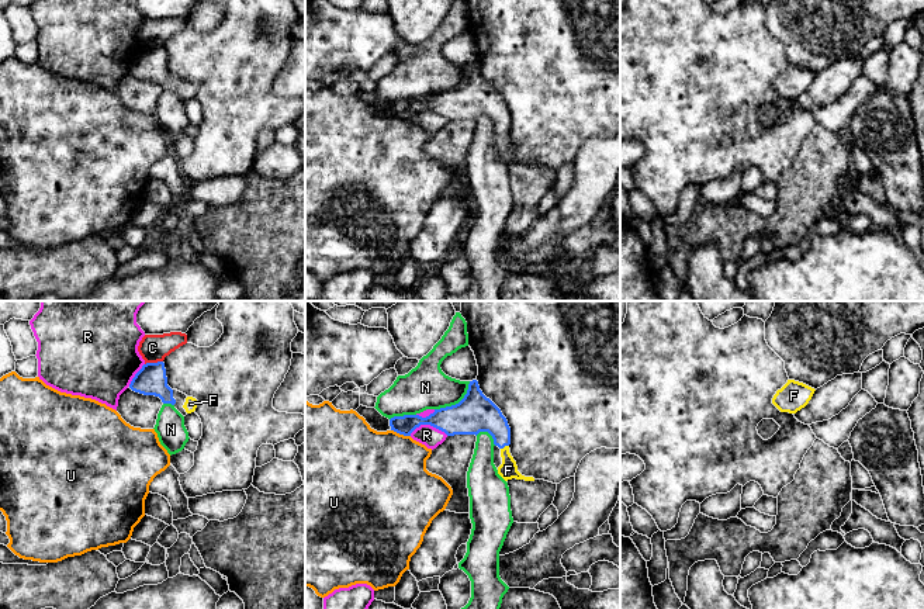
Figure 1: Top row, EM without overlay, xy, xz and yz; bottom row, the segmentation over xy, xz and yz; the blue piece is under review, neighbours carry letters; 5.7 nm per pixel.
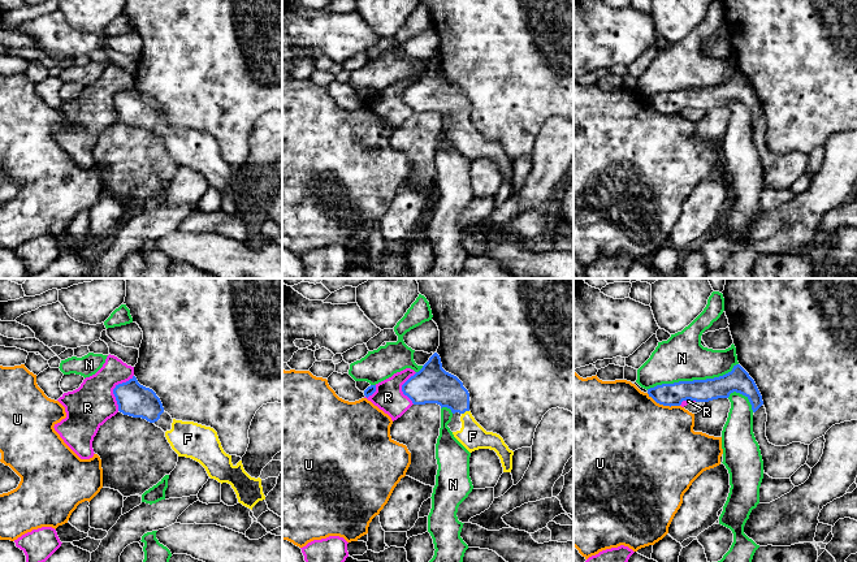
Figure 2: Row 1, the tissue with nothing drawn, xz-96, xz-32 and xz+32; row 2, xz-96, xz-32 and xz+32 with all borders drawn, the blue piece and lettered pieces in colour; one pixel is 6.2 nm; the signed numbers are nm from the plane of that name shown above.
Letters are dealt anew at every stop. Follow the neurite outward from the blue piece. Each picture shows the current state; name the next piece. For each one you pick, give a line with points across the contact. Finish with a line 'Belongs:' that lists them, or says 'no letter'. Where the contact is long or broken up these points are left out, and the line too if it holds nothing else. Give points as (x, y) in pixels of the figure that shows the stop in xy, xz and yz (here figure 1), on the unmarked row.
F: Path across: xz (476, 97), (501, 121), (504, 131), (508, 155)
Belongs: F

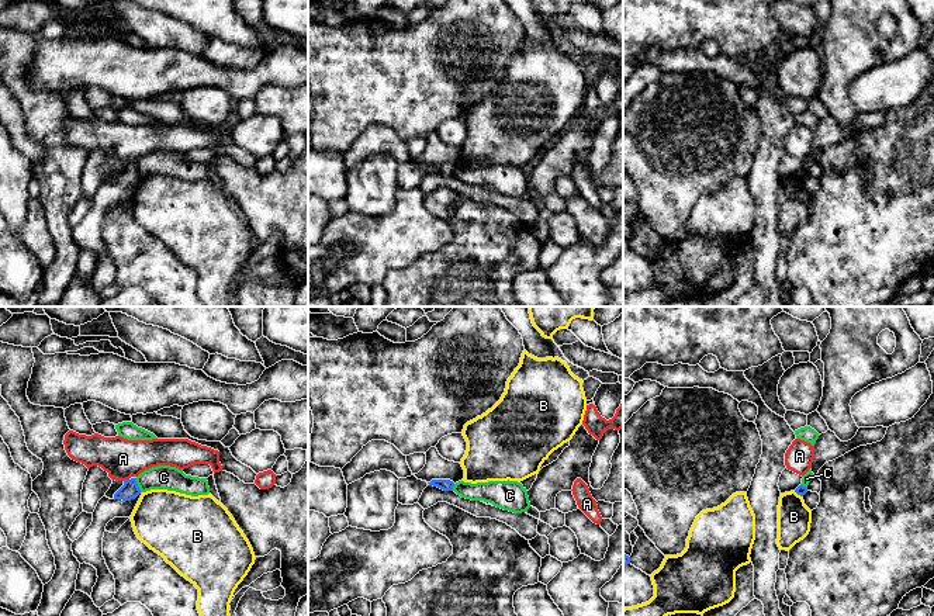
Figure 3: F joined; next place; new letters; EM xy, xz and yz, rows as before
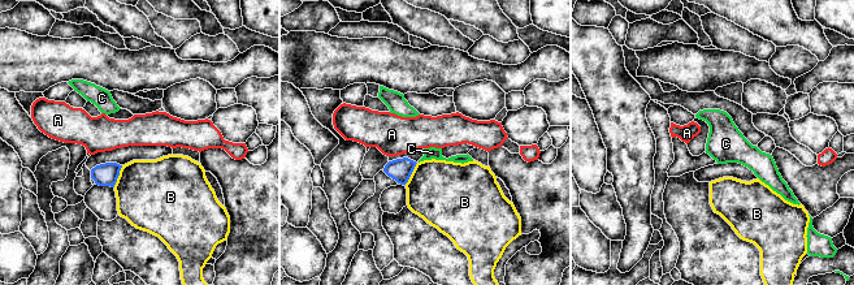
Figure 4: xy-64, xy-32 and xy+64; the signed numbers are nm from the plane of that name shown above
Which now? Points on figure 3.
Belongs: no letter

